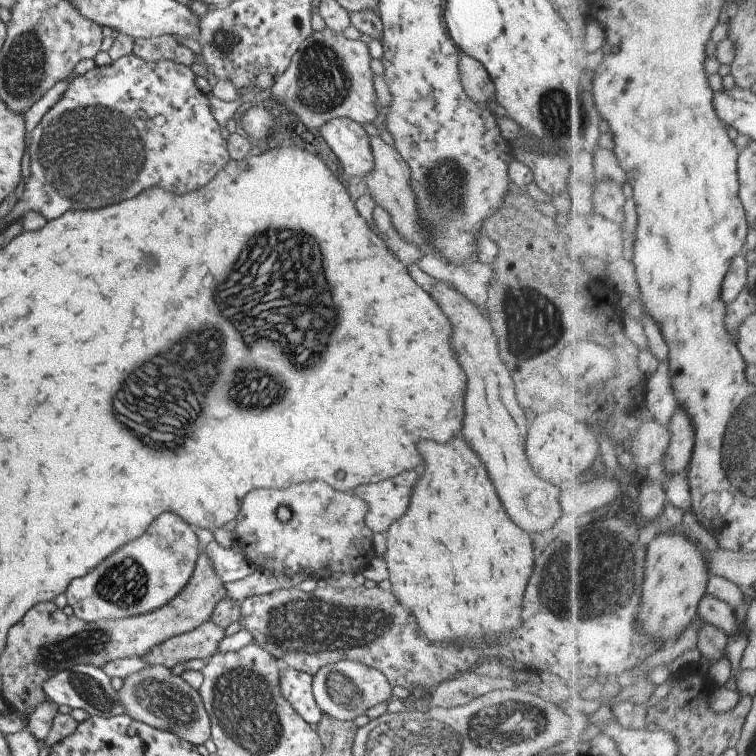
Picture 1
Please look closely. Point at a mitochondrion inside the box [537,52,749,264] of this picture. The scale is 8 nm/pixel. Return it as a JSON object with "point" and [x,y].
{"point":[723,209]}

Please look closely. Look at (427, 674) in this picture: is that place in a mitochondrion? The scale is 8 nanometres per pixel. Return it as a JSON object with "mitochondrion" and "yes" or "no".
{"mitochondrion":"no"}

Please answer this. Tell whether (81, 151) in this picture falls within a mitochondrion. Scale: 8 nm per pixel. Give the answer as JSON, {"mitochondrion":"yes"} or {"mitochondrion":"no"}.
{"mitochondrion":"yes"}

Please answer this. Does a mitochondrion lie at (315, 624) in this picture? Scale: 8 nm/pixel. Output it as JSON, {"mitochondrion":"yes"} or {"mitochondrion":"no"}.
{"mitochondrion":"yes"}

